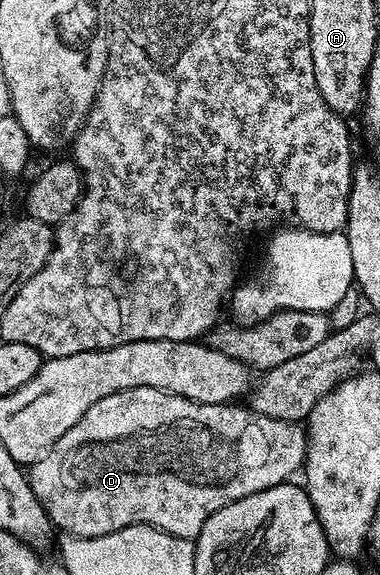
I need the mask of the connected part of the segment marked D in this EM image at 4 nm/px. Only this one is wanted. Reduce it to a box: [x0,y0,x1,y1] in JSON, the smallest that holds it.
[27,386,307,540]

